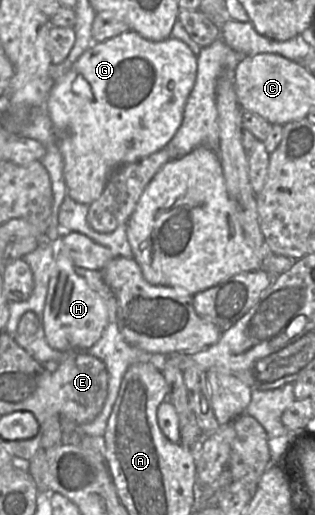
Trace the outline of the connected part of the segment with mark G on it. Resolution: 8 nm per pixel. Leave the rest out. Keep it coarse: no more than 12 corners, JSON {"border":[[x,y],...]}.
{"border":[[128,30],[45,102],[67,196],[166,147],[197,56]]}

